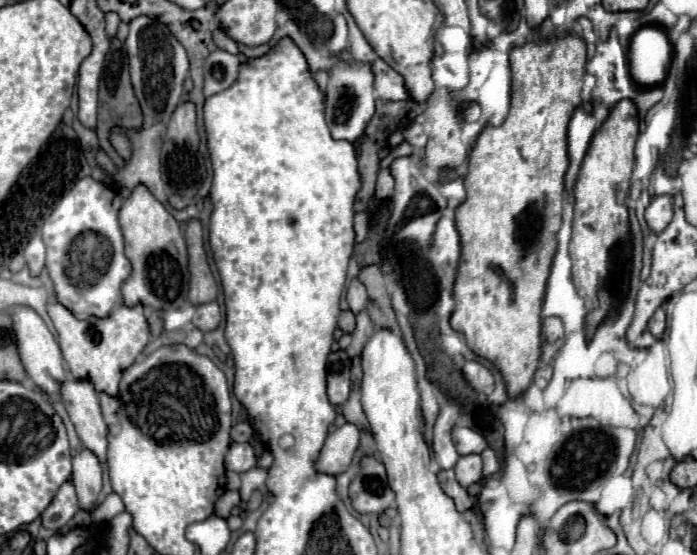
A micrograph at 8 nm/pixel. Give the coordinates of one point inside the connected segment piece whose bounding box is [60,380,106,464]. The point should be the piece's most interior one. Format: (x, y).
(79, 397)

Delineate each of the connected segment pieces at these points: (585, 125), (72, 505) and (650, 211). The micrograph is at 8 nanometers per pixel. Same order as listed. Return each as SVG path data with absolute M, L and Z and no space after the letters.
M580 106L568 126L568 154L570 154L570 168L566 172L566 188L574 186L576 174L580 170L580 162L588 150L588 144L592 140L596 128L592 106Z
M66 482L56 498L50 502L50 506L42 512L42 526L50 528L50 530L60 530L62 526L66 526L70 522L70 518L80 510L76 492L72 482Z
M656 196L650 206L646 208L646 222L652 232L662 232L670 220L672 220L674 208L672 208L672 196Z

